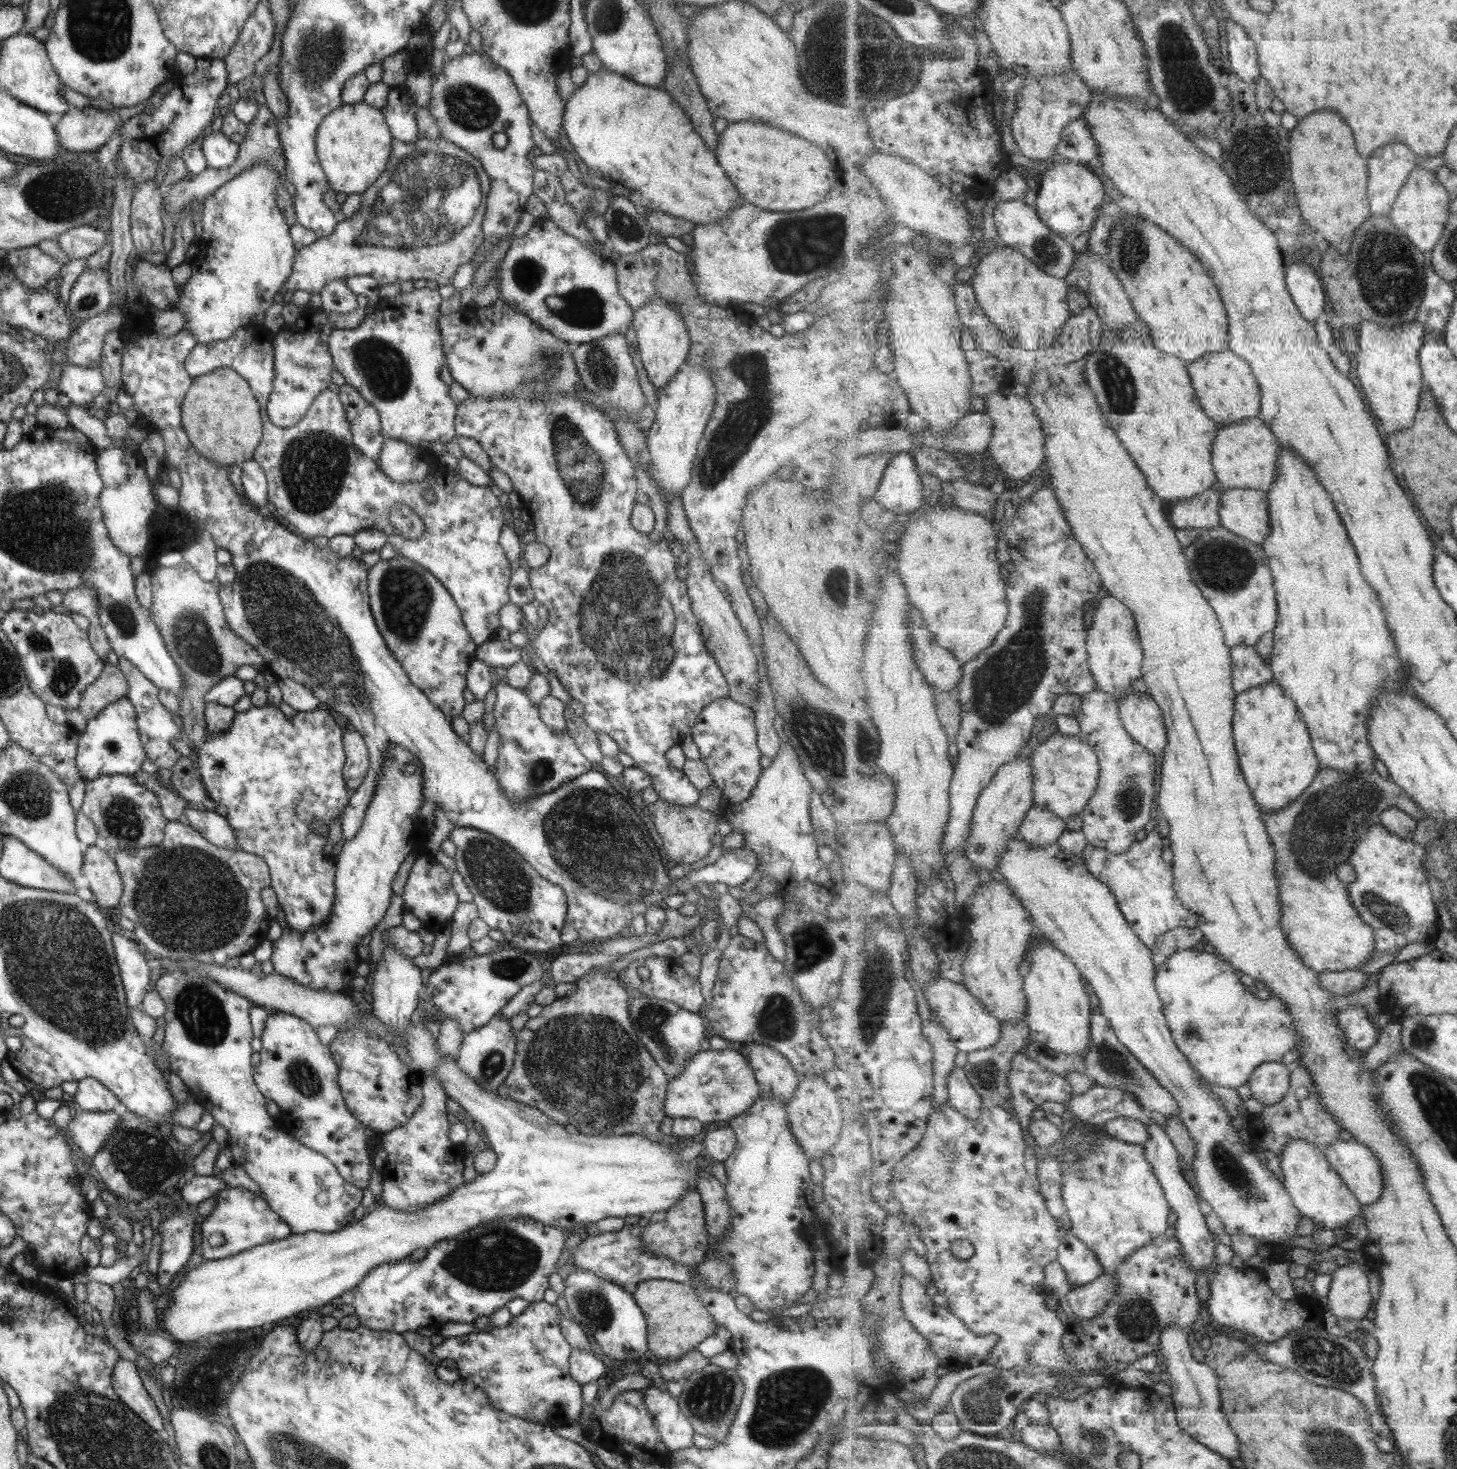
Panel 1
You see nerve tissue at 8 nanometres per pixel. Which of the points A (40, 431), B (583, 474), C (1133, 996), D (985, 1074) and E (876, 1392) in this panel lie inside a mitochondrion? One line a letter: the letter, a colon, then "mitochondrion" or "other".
A: other
B: mitochondrion
C: other
D: mitochondrion
E: other

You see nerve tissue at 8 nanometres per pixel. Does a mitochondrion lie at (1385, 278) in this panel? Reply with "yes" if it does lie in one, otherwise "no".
yes

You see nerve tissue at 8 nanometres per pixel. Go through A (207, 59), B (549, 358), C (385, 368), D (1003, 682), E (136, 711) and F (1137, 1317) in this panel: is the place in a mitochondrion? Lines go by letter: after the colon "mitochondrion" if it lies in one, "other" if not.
A: other
B: mitochondrion
C: mitochondrion
D: mitochondrion
E: other
F: mitochondrion

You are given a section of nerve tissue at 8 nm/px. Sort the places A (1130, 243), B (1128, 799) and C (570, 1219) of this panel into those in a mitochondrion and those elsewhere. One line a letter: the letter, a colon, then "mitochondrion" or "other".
A: mitochondrion
B: mitochondrion
C: other

